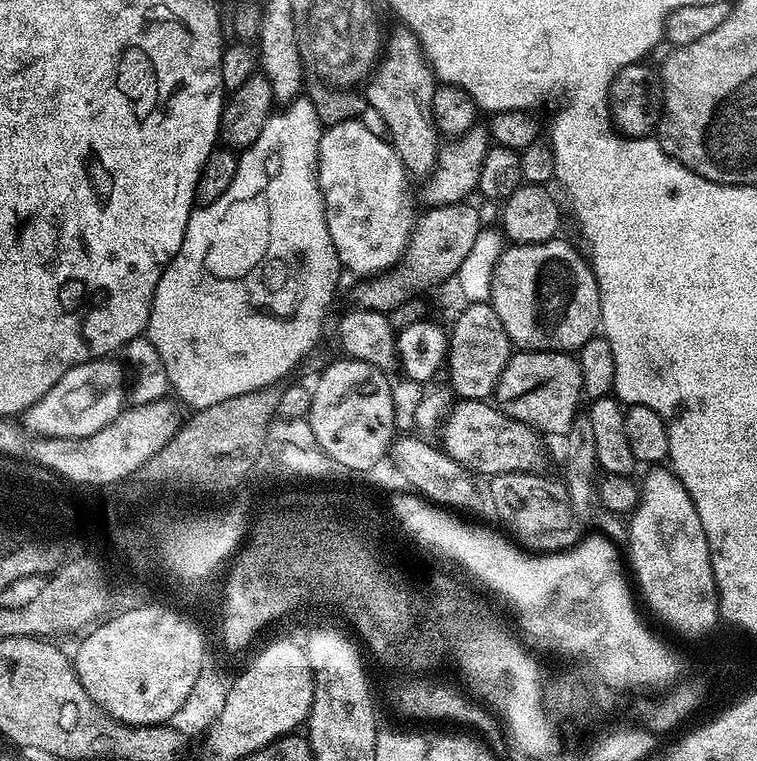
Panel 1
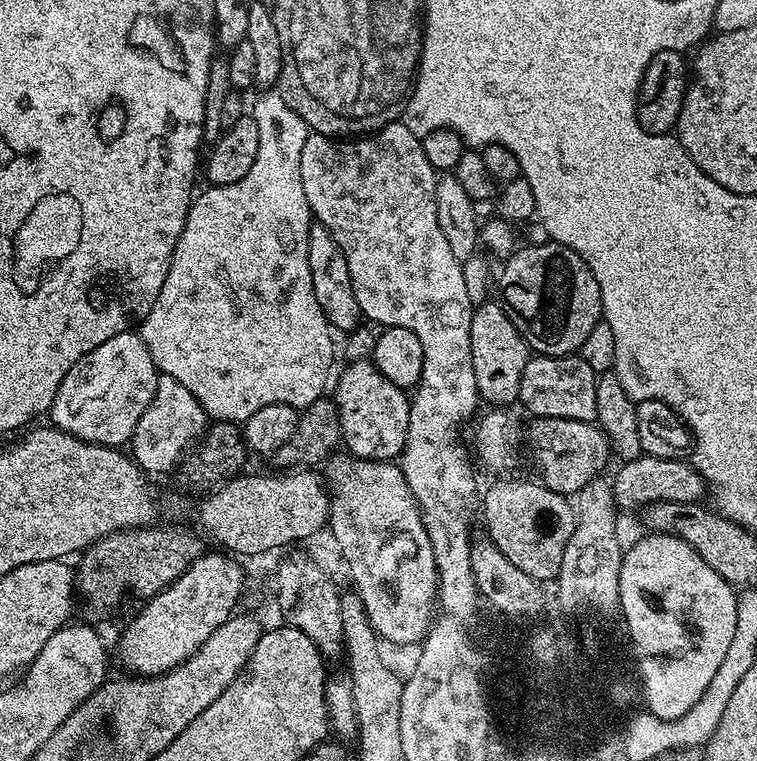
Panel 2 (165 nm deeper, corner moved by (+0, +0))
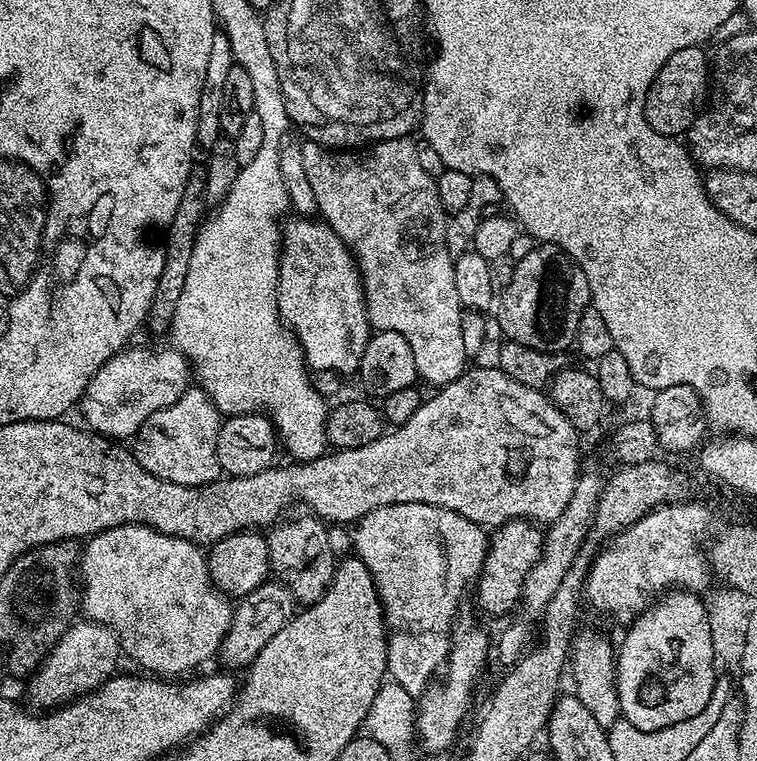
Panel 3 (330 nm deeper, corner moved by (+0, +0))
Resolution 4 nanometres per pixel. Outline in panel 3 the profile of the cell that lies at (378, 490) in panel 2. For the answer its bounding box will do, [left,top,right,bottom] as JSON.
[351,502,489,698]

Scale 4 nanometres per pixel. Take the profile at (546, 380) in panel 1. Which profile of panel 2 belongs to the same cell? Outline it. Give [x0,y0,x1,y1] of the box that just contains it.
[519,354,598,422]

